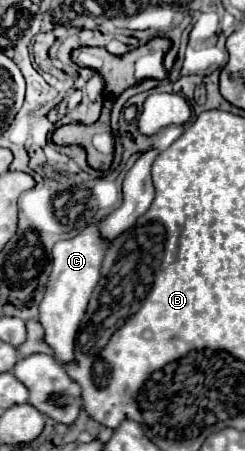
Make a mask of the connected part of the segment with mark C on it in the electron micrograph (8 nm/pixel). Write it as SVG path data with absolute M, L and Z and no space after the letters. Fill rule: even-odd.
M87 227L77 237L59 241L53 247L53 271L45 297L39 305L39 323L45 329L45 343L55 351L55 359L61 365L67 365L75 359L75 335L85 315L89 297L99 281L99 269L105 255L107 243L99 237L99 227Z

